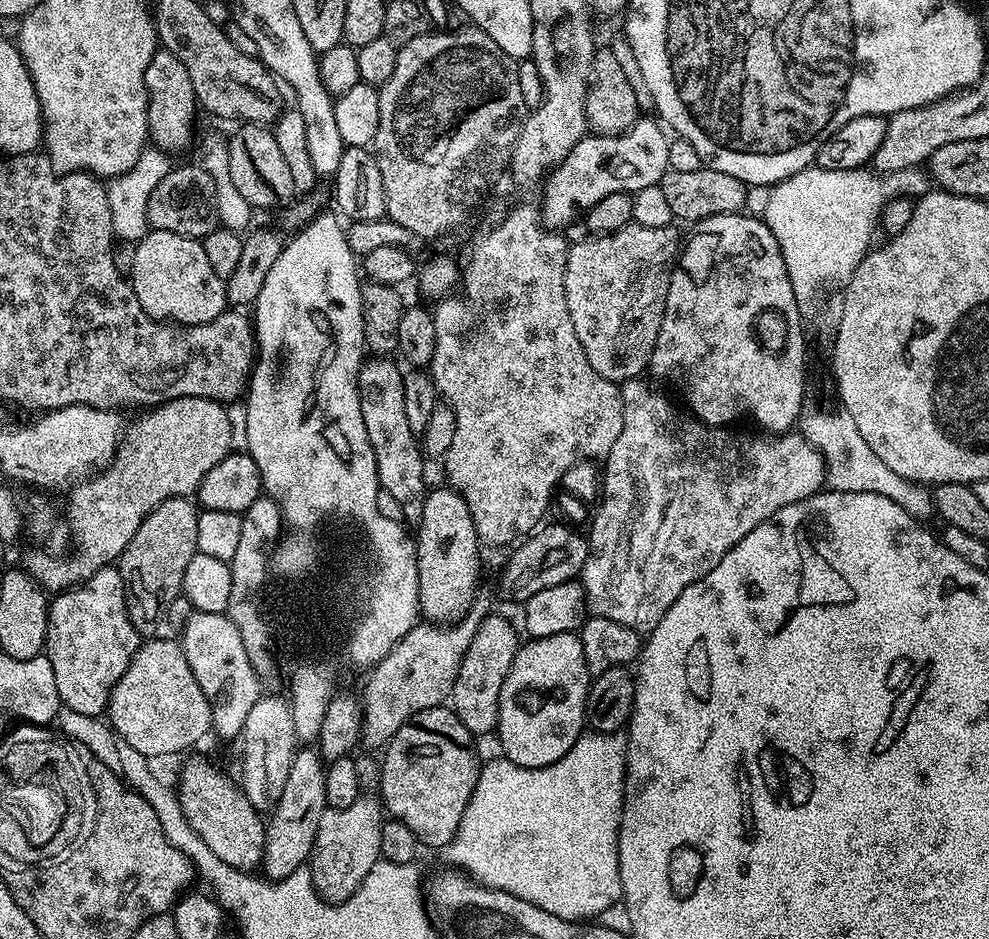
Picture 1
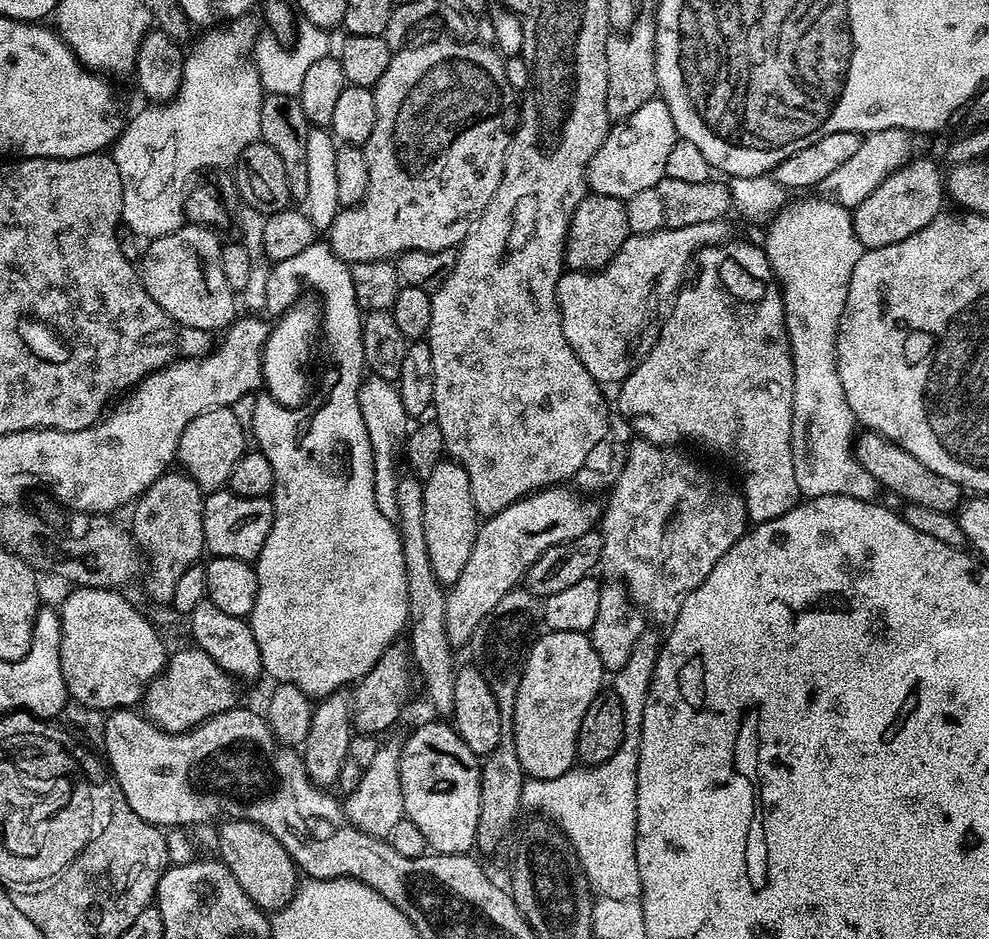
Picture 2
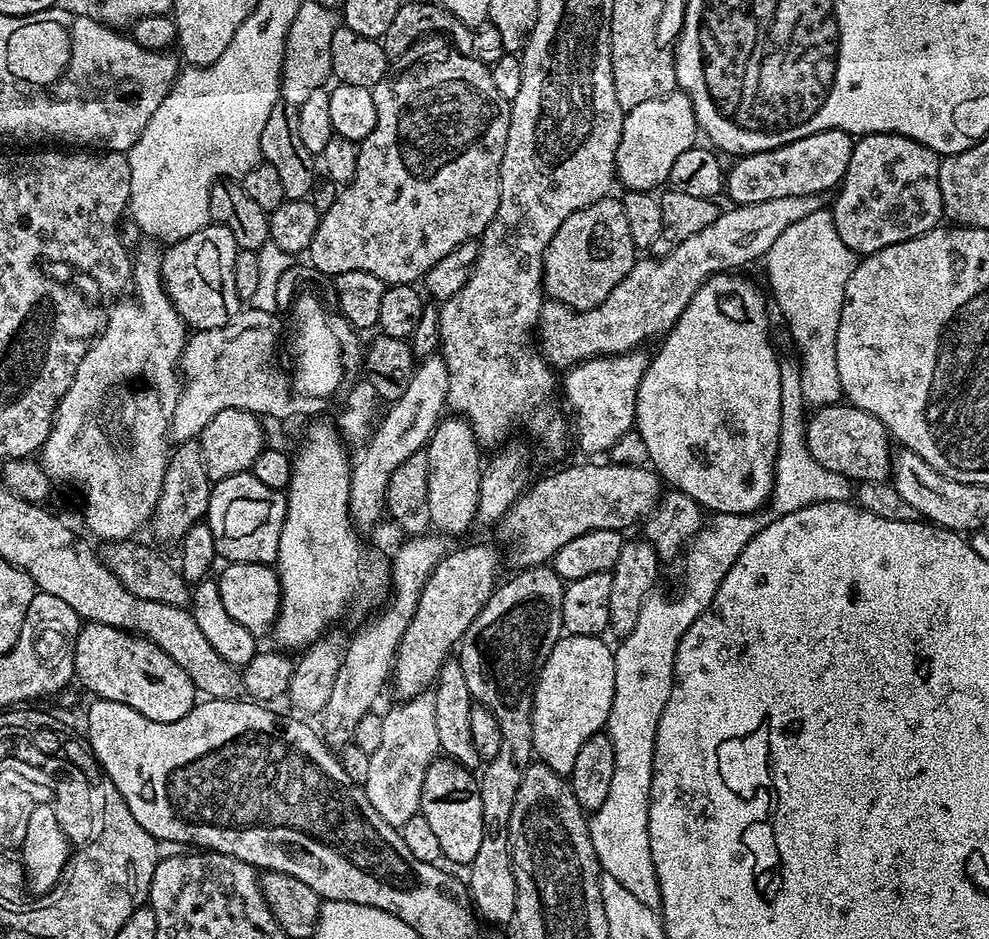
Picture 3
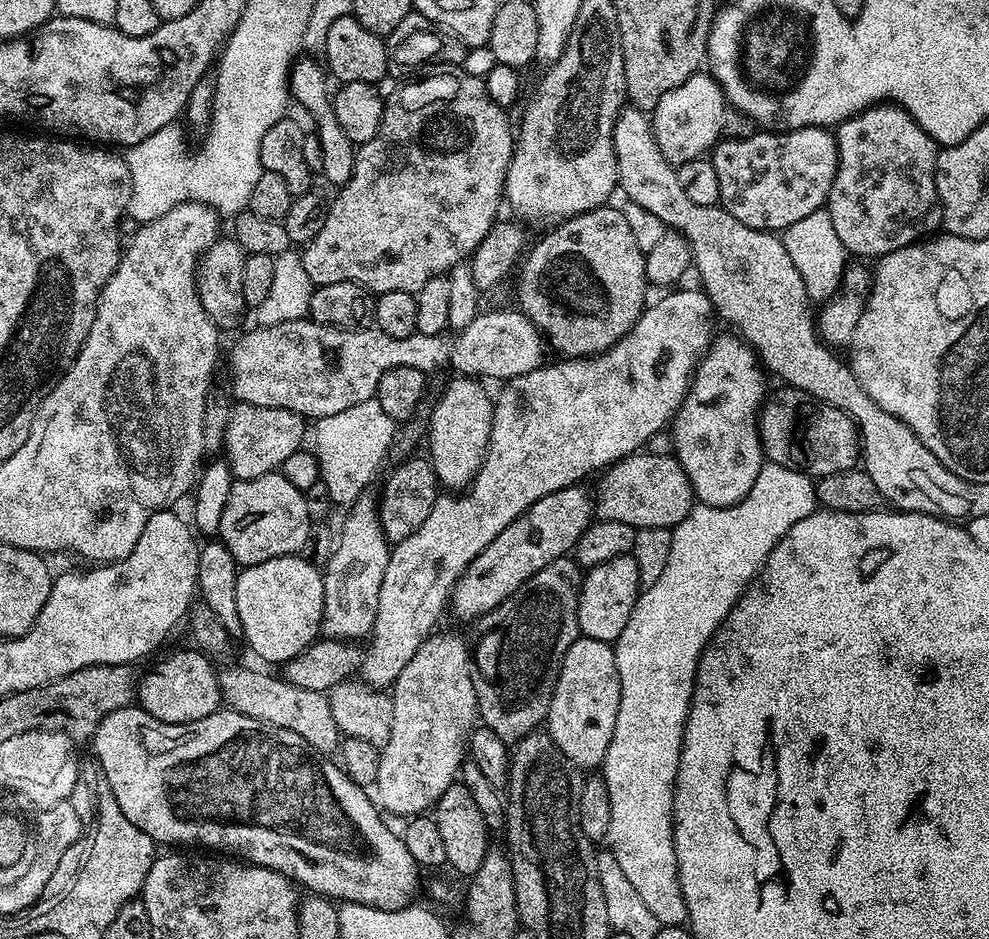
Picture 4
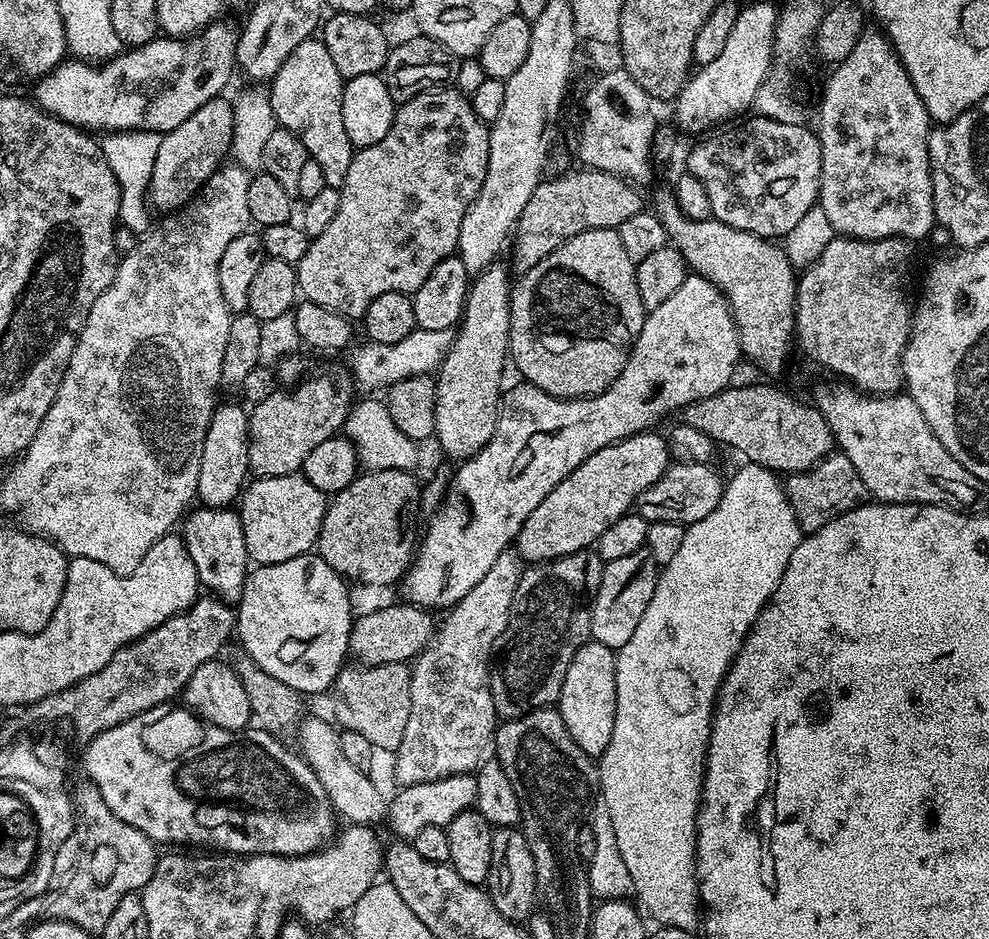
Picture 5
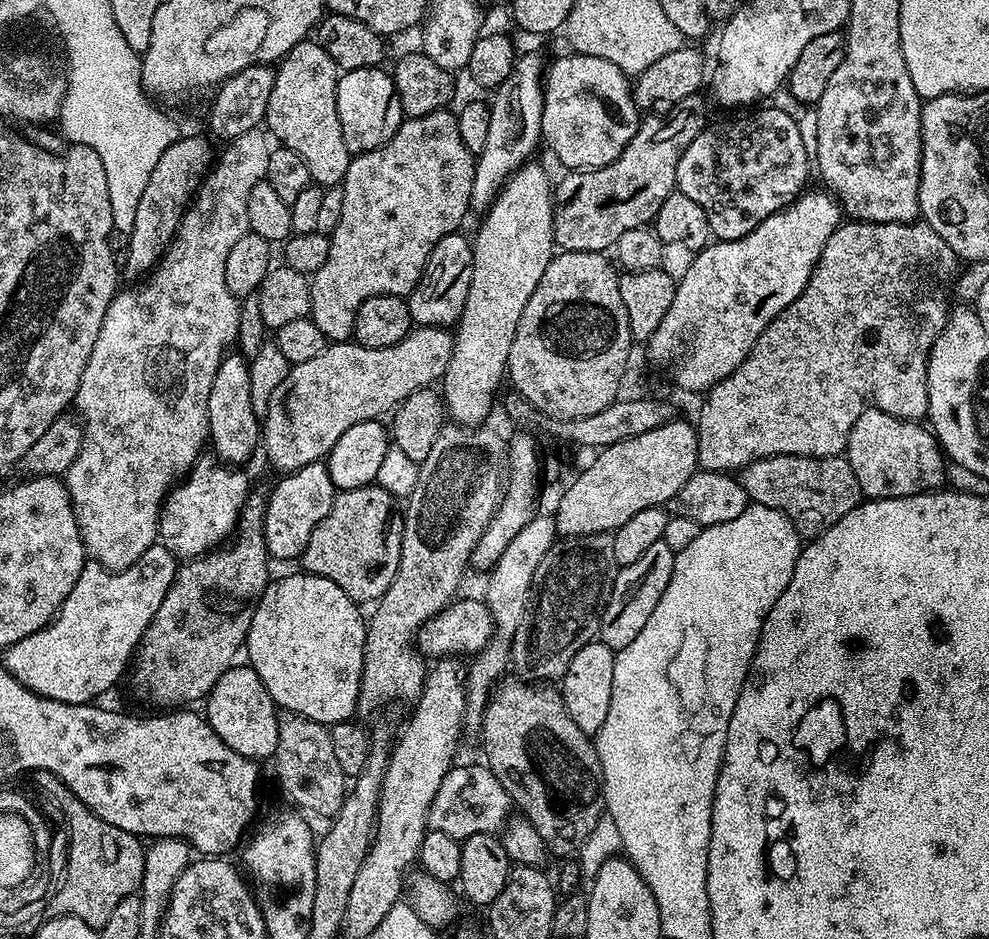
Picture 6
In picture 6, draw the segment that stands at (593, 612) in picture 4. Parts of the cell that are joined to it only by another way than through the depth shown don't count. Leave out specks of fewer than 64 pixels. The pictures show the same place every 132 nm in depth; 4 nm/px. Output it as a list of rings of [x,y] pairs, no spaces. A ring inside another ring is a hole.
[[[659,540],[646,550],[646,554],[642,554],[642,558],[638,558],[638,562],[625,564],[617,571],[610,602],[600,613],[599,643],[619,650],[630,646],[630,642],[642,634],[642,626],[646,626],[654,606],[658,606],[658,598],[662,598],[662,594],[666,594],[666,586],[670,586],[676,554],[664,540]]]

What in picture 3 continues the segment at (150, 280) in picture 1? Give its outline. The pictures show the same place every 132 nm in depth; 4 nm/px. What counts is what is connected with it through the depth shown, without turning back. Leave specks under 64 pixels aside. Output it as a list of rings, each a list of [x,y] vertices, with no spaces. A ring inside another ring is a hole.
[[[210,222],[202,230],[169,243],[160,257],[160,277],[174,310],[192,330],[214,330],[226,326],[242,310],[238,290],[234,290],[234,262],[237,233],[227,224]]]

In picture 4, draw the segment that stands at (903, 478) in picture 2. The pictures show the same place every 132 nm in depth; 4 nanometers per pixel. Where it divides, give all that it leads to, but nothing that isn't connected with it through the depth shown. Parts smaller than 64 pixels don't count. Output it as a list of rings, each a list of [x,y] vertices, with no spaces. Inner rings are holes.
[[[787,386],[781,389],[781,392],[776,392],[773,396],[771,393],[760,406],[760,445],[764,447],[765,457],[773,464],[799,468],[813,478],[853,471],[862,460],[860,431],[856,428],[855,422],[842,410],[823,404],[821,400],[813,400],[810,394]]]

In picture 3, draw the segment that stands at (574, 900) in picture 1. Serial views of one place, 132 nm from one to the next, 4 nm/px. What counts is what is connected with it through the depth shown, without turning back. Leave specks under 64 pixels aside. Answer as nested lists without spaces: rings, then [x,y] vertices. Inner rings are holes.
[[[716,514],[701,527],[700,531],[688,541],[683,553],[684,573],[680,576],[681,596],[659,596],[653,594],[642,606],[642,614],[638,614],[638,622],[634,622],[634,630],[630,630],[614,648],[614,702],[608,715],[606,732],[612,738],[618,738],[616,750],[616,773],[610,785],[606,802],[600,809],[591,813],[588,821],[590,838],[596,851],[603,875],[618,878],[638,902],[659,909],[660,887],[658,874],[654,870],[654,858],[650,854],[650,834],[648,833],[648,811],[650,810],[650,786],[652,785],[652,767],[654,766],[654,740],[658,734],[658,718],[662,718],[662,710],[670,698],[672,675],[678,642],[692,623],[712,604],[714,594],[726,578],[726,570],[734,566],[738,554],[764,527],[766,520],[760,514]]]

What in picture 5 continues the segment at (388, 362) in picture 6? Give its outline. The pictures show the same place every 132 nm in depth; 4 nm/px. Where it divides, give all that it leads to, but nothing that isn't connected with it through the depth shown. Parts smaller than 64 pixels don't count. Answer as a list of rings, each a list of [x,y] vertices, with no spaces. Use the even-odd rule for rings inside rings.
[[[347,375],[344,376],[336,376],[333,380],[328,376],[312,376],[309,380],[307,380],[307,378],[301,379],[295,386],[289,387],[287,390],[280,390],[284,392],[270,393],[265,400],[258,401],[253,408],[250,408],[250,415],[248,418],[248,466],[257,477],[291,476],[299,473],[304,467],[306,457],[310,454],[310,450],[316,449],[320,443],[326,442],[330,437],[337,435],[337,433],[343,429],[344,420],[348,416],[348,411],[351,410],[354,403],[354,397],[352,397],[352,392],[354,393],[353,385],[350,383],[349,377]]]

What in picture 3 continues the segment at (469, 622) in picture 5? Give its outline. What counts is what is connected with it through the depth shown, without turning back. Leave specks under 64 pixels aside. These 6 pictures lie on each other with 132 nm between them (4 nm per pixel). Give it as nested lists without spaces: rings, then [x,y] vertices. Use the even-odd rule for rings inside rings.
[[[431,695],[416,696],[393,705],[388,713],[383,713],[382,742],[378,750],[370,753],[370,771],[362,787],[366,798],[370,798],[370,806],[374,806],[390,826],[399,829],[406,818],[414,818],[419,813],[422,782],[426,770],[437,759],[440,743]]]

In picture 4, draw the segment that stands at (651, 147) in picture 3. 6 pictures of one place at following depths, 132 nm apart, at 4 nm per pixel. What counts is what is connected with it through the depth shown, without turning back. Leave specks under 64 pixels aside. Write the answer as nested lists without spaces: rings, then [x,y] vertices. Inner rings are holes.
[[[708,74],[691,76],[682,82],[682,86],[662,94],[650,113],[652,137],[662,158],[673,166],[679,166],[711,153],[722,136],[720,131],[724,128],[724,108],[724,91]]]

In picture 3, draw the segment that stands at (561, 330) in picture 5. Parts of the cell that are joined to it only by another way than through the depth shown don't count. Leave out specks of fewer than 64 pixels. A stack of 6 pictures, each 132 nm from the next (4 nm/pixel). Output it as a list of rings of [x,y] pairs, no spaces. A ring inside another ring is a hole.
[[[609,194],[603,196],[598,202],[594,202],[585,208],[574,210],[562,226],[554,233],[554,238],[550,238],[550,246],[546,246],[544,251],[544,291],[547,299],[557,300],[572,308],[576,312],[585,312],[594,306],[598,306],[630,274],[630,270],[635,266],[638,259],[638,250],[634,246],[634,238],[630,238],[630,226],[626,223],[626,210],[623,199]]]

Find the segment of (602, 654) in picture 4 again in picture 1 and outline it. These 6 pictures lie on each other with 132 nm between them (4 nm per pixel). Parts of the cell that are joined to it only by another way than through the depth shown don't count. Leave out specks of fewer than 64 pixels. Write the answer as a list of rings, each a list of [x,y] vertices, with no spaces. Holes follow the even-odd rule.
[[[576,632],[538,636],[527,642],[517,647],[510,674],[502,682],[494,736],[500,739],[503,759],[518,766],[541,768],[558,762],[585,731],[590,677]]]

